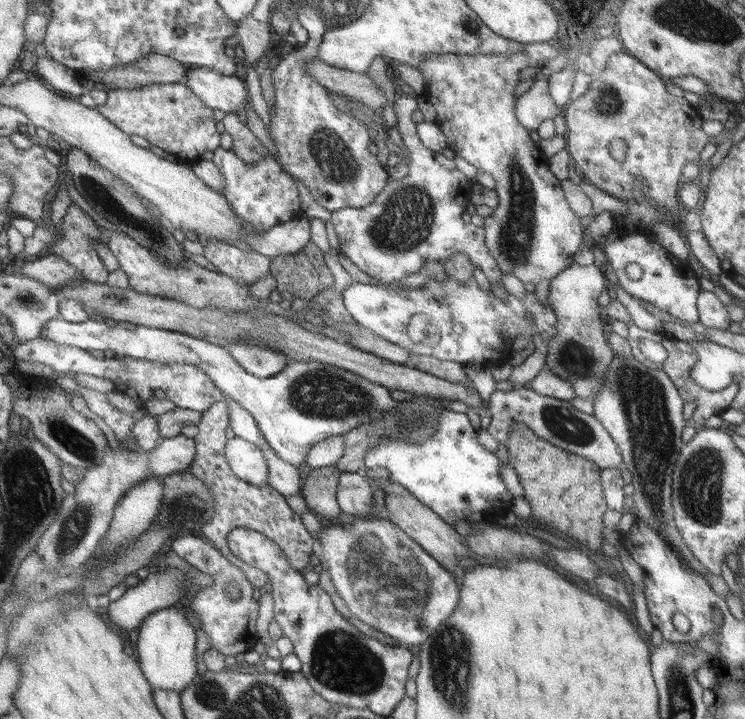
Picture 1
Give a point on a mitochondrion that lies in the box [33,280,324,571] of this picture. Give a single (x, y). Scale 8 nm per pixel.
(74, 530)

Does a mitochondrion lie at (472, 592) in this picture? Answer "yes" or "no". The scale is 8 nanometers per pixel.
no

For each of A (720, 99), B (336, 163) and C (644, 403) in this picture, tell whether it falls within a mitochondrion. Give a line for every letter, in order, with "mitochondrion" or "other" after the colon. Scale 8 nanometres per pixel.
A: other
B: mitochondrion
C: mitochondrion

